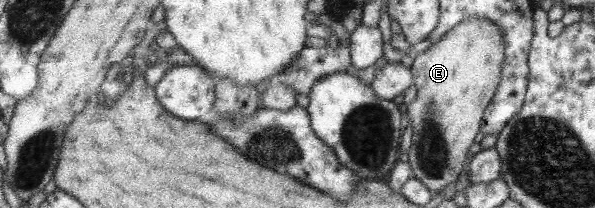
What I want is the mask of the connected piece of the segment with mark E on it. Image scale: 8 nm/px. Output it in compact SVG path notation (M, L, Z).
M467 17L437 43L415 55L410 68L416 95L404 106L412 133L406 163L413 178L423 182L427 189L438 192L457 179L473 137L480 130L483 112L494 98L504 49L501 29L493 21Z

